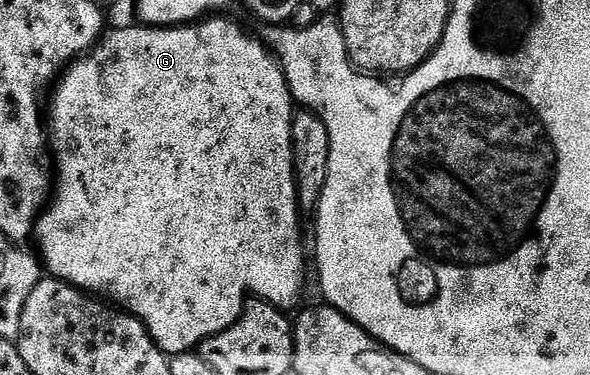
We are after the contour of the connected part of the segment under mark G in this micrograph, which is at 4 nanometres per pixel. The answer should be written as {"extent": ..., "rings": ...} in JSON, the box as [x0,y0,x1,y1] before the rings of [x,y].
{"extent":[36,16,306,356],"rings":[[[210,16],[197,24],[137,24],[114,30],[111,34],[109,31],[93,50],[66,67],[53,87],[54,103],[48,106],[48,142],[56,163],[56,189],[36,227],[36,239],[42,245],[41,261],[53,277],[99,299],[109,300],[127,314],[140,319],[155,344],[168,356],[191,353],[201,347],[205,338],[227,330],[242,315],[246,293],[286,308],[289,302],[297,300],[302,290],[302,277],[306,274],[292,148],[296,103],[290,94],[282,65],[265,41],[261,37],[253,38],[244,27],[222,17],[226,16]]]}

